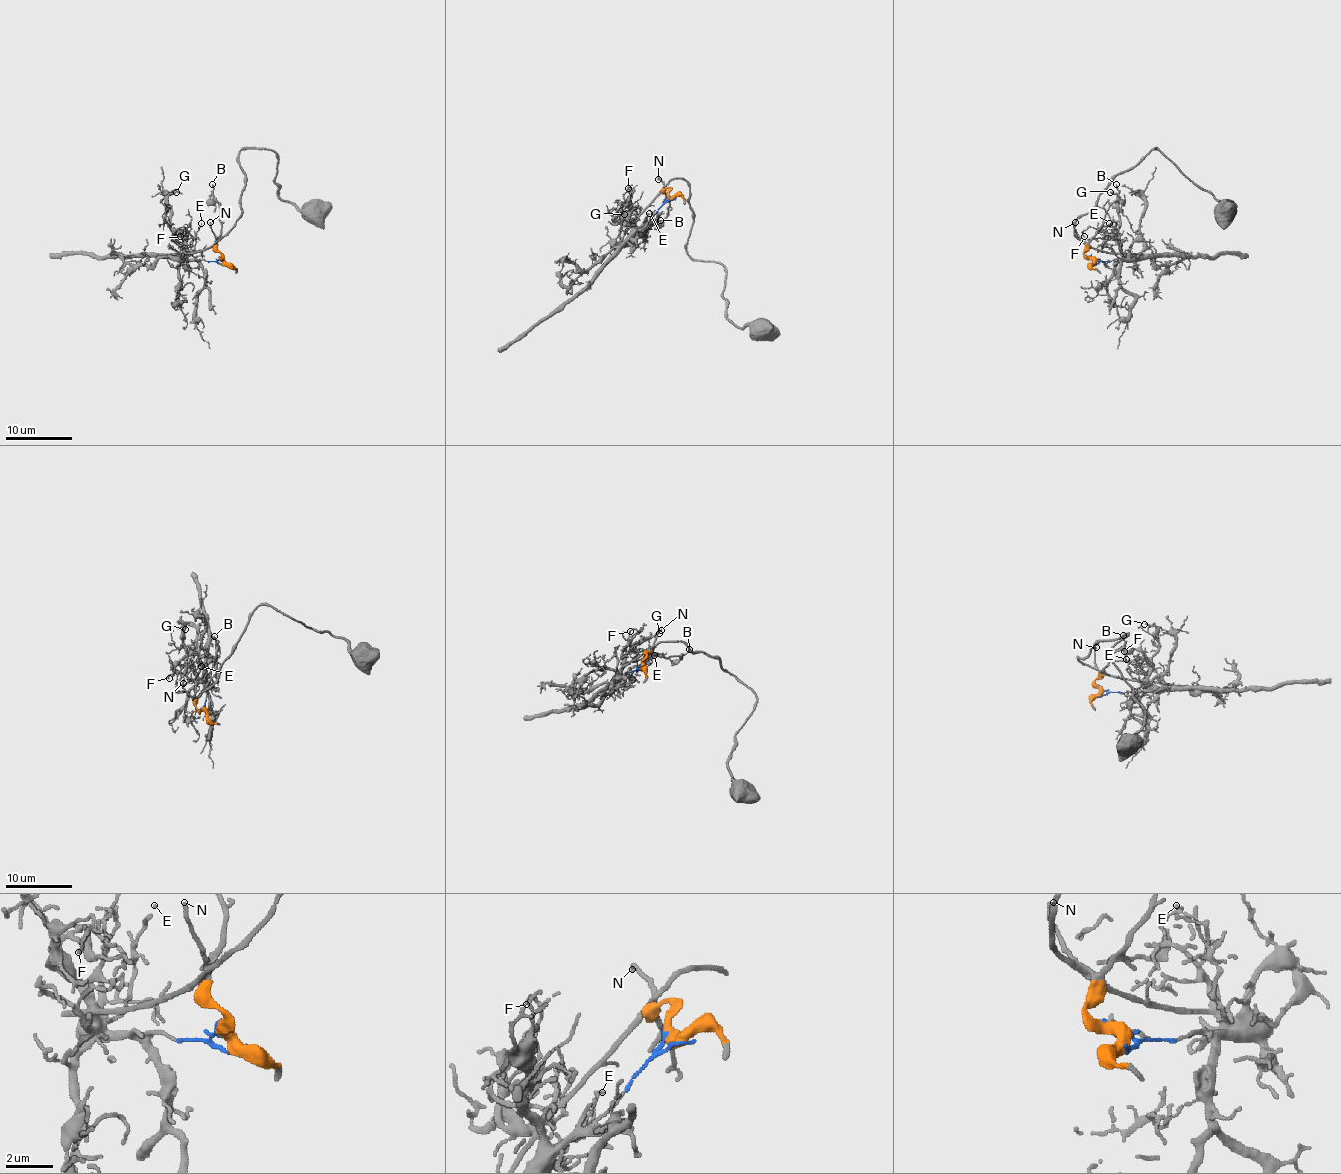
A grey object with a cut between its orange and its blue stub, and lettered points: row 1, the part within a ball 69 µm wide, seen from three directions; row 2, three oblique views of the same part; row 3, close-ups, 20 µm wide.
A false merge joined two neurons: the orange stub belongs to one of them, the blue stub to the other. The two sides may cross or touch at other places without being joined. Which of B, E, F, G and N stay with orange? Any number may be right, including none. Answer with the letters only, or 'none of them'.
B, N

